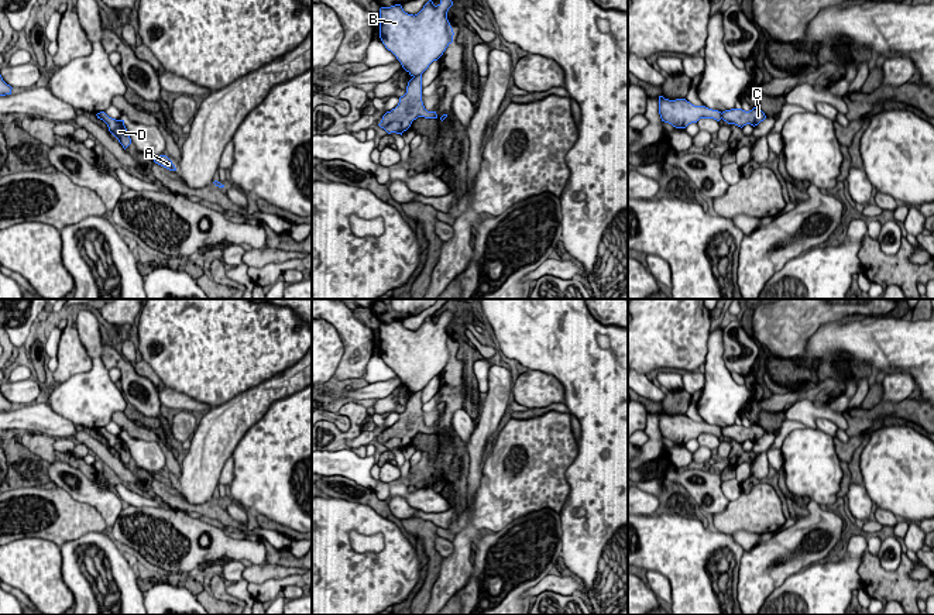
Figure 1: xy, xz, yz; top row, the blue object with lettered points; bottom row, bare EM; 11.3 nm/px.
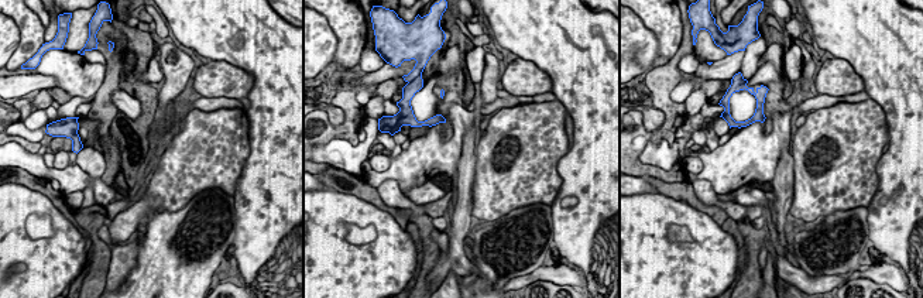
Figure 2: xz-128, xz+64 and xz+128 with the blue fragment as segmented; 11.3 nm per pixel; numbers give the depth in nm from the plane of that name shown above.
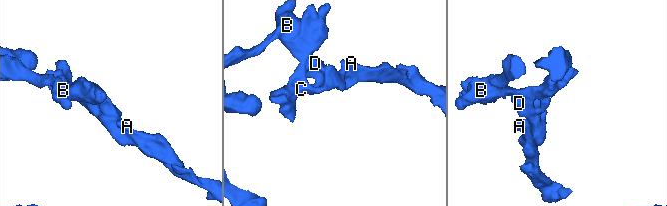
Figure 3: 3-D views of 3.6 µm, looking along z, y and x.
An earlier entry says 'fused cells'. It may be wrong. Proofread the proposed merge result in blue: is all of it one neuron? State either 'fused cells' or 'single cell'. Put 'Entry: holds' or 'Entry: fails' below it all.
fused cells
Entry: holds

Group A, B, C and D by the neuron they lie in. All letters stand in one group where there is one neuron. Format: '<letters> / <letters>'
A C D / B

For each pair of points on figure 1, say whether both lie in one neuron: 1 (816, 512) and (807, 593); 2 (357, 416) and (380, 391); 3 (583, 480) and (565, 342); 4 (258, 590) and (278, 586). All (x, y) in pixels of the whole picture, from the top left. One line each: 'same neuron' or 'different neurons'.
1: different neurons
2: different neurons
3: same neuron
4: same neuron

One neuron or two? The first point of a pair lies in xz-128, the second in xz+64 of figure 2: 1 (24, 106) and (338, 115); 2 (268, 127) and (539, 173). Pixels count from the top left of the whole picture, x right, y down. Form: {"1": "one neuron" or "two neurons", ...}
{"1": "two neurons", "2": "two neurons"}

